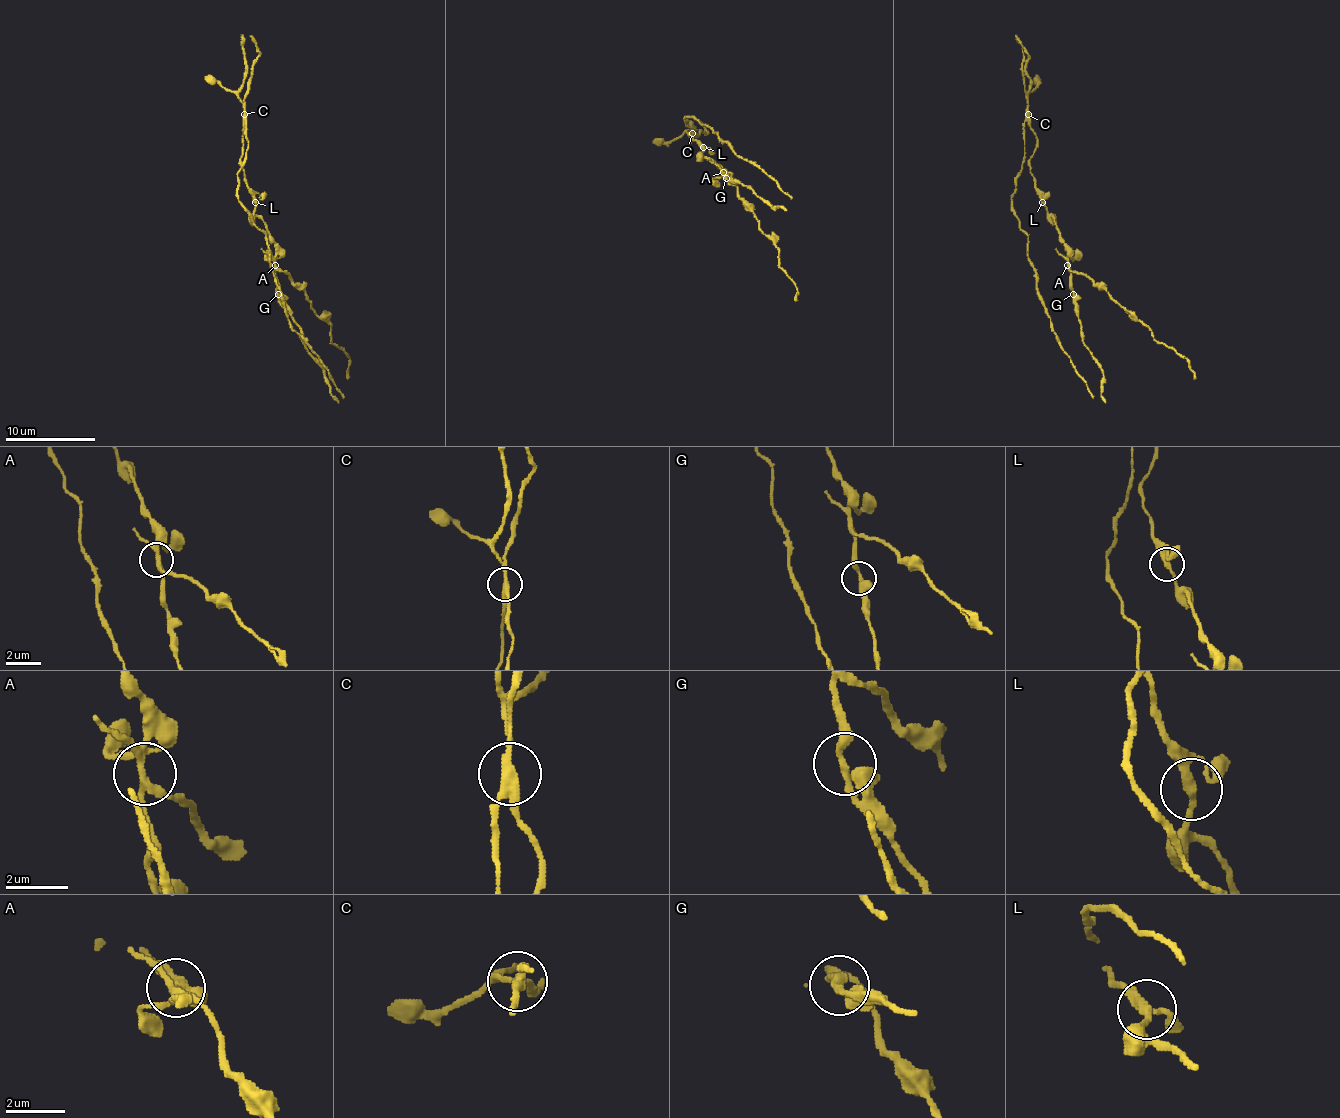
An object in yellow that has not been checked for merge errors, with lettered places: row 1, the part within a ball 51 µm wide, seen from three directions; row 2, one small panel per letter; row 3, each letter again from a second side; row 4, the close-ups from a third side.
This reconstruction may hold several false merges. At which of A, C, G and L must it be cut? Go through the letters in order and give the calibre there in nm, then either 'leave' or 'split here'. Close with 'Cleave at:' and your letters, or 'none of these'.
A: 200 nm | split here
C: 300 nm | split here
G: 320 nm | leave
L: 240 nm | leave
Cleave at: A, C

